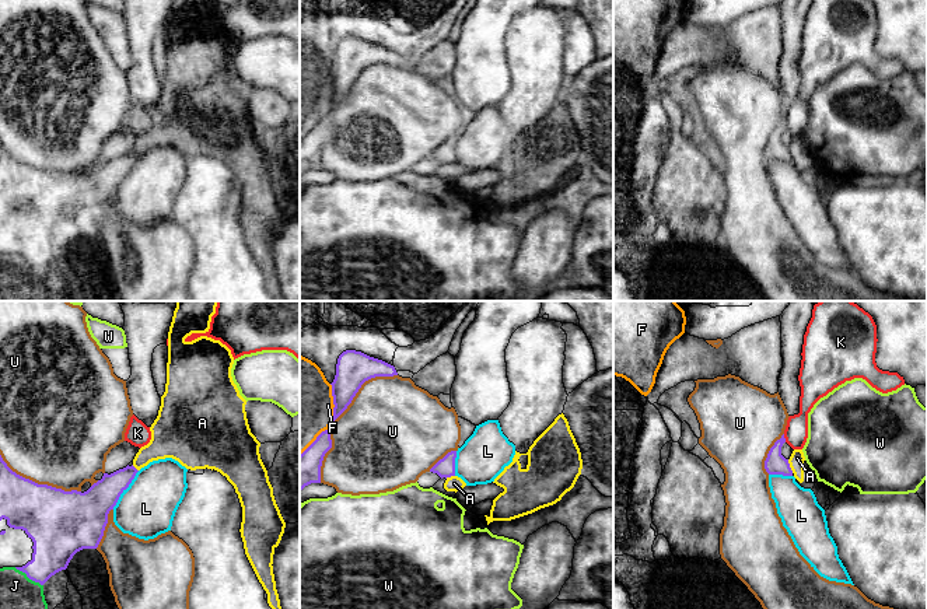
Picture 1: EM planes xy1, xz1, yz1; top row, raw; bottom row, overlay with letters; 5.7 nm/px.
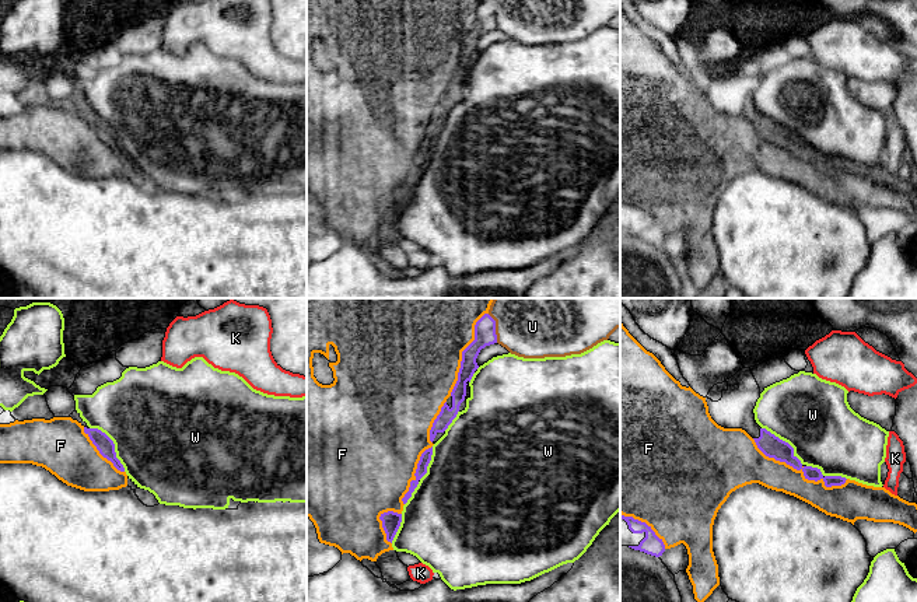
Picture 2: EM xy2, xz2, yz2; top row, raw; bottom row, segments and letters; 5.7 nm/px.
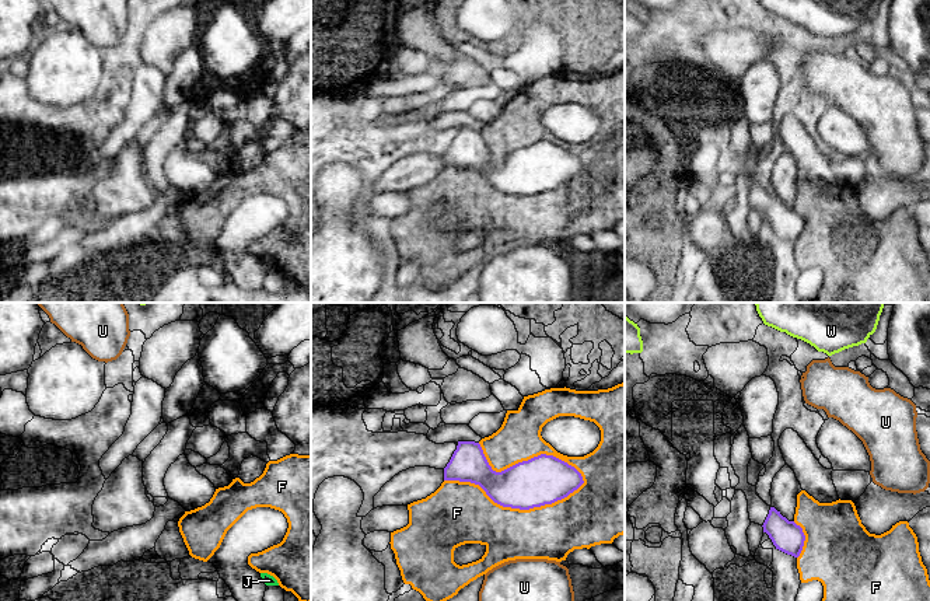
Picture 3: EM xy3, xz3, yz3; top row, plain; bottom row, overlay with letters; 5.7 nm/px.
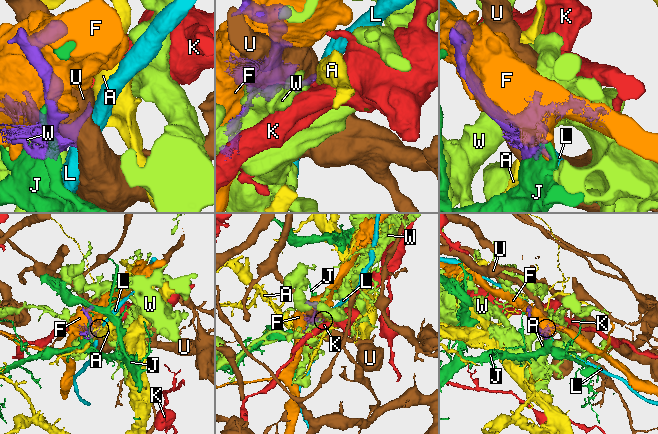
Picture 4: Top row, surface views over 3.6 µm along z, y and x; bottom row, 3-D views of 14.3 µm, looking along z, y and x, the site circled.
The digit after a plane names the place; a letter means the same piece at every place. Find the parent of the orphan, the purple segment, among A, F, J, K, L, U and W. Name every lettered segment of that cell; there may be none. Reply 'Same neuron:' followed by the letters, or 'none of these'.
Same neuron: none of these

